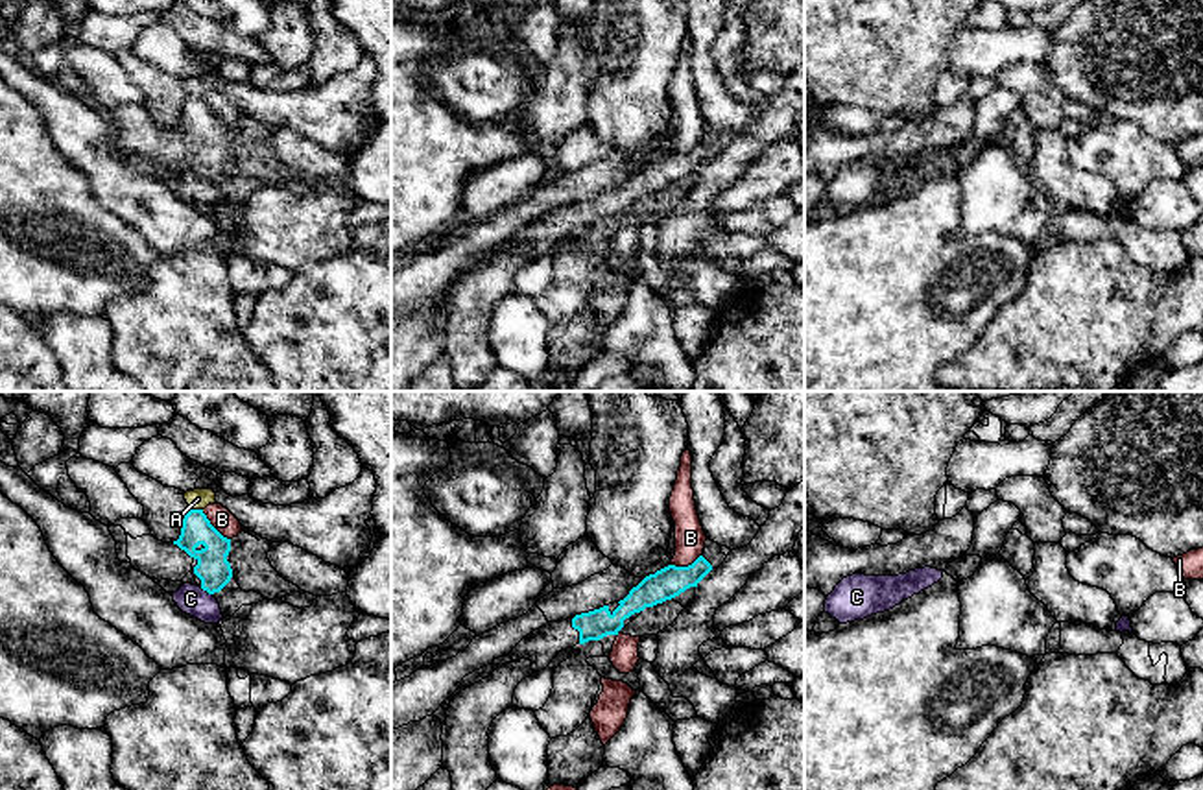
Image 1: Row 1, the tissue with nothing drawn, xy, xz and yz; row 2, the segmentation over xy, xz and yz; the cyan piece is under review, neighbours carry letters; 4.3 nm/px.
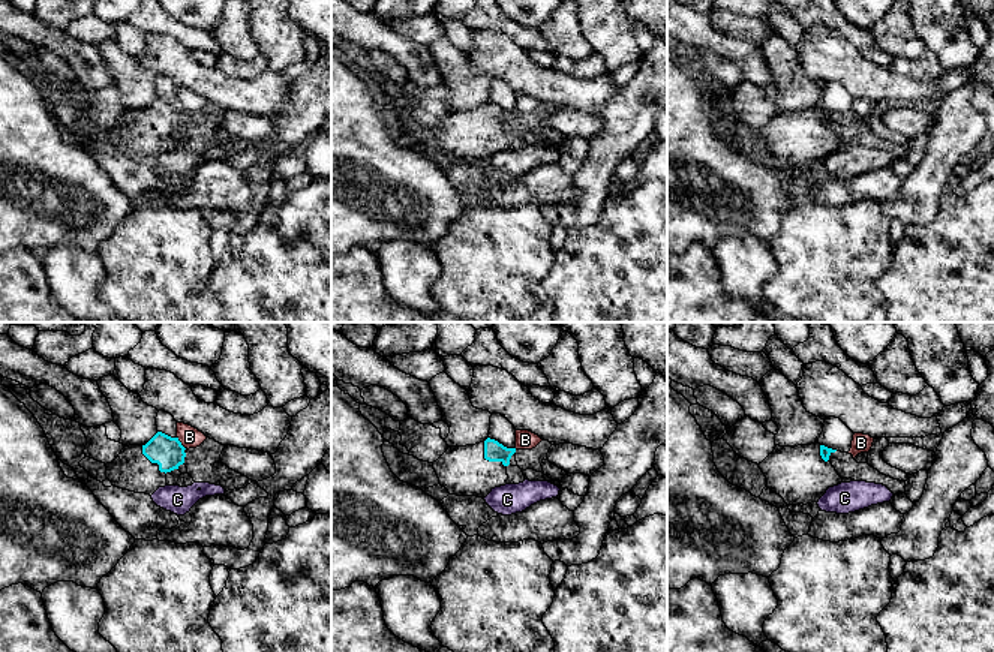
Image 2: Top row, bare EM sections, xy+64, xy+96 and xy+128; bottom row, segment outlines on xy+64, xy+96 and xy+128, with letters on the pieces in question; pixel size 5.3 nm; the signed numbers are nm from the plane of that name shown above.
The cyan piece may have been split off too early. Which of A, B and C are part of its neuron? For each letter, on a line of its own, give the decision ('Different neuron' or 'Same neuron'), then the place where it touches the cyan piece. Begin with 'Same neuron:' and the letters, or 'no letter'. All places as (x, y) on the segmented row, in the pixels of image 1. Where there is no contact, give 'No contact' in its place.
Same neuron: no letter
A: Different neuron. Touches cyan at xy (196, 510)
B: Different neuron. Touches cyan at xy (213, 526)
C: Different neuron. Touches cyan at xy (205, 589)

